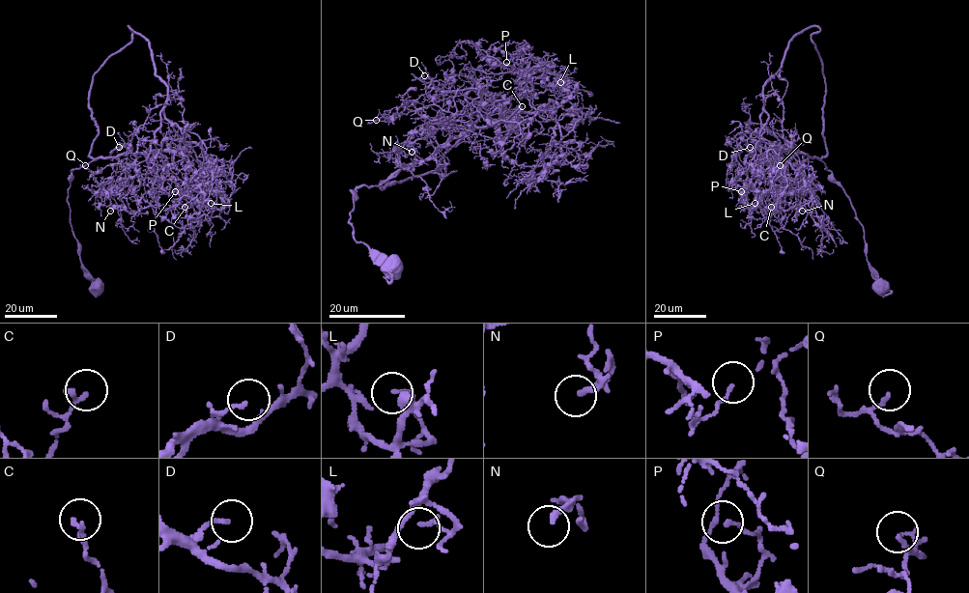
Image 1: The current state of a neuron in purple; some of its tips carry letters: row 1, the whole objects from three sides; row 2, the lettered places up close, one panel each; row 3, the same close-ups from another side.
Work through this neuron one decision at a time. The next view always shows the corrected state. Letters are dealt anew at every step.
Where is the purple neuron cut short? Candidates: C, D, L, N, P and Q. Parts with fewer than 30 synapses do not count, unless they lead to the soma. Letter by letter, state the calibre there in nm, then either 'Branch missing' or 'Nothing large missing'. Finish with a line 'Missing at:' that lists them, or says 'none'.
C: Thickness 180 nm. Nothing large missing
D: Thickness 120 nm. Nothing large missing
L: Thickness 150 nm. Nothing large missing
N: Thickness 200 nm. Nothing large missing
P: Thickness 130 nm. Nothing large missing
Q: Thickness 100 nm. Nothing large missing
Missing at: none

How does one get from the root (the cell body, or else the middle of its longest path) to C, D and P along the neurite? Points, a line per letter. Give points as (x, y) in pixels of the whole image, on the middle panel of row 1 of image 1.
C: (394, 268), (354, 239), (356, 189), (428, 160), (449, 137), (448, 121), (492, 126), (522, 106)
D: (394, 268), (354, 239), (350, 211), (356, 188), (380, 185), (438, 146), (431, 122), (444, 95), (424, 75)
P: (394, 268), (354, 239), (356, 189), (567, 95), (559, 75), (506, 62)

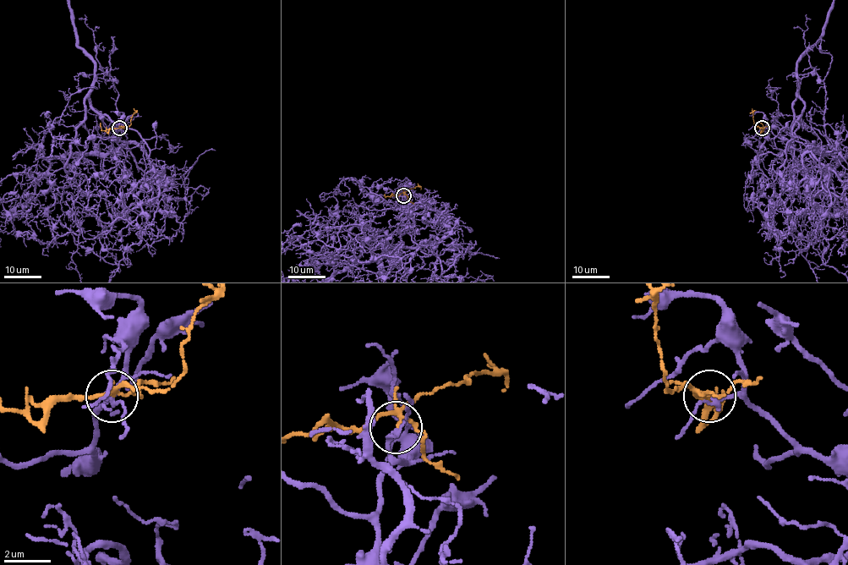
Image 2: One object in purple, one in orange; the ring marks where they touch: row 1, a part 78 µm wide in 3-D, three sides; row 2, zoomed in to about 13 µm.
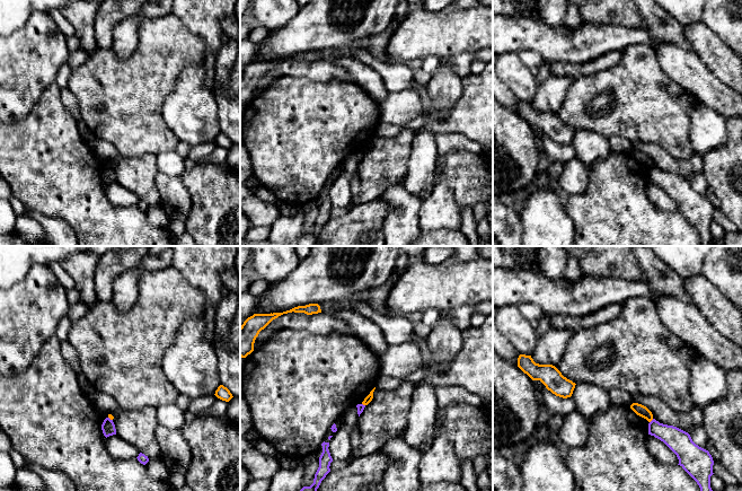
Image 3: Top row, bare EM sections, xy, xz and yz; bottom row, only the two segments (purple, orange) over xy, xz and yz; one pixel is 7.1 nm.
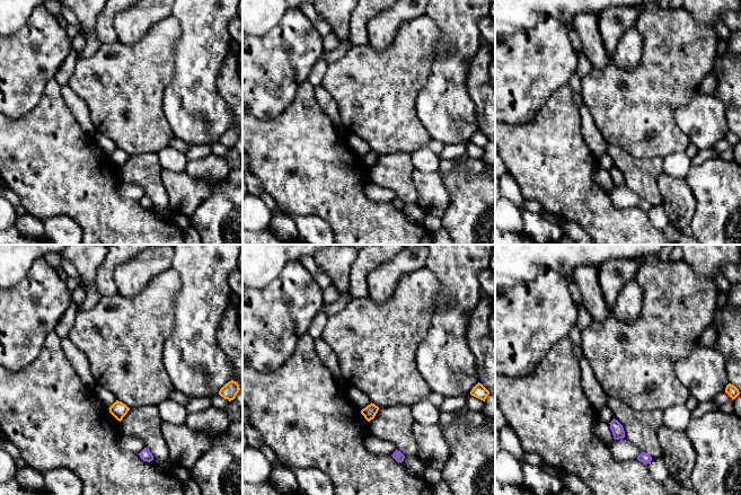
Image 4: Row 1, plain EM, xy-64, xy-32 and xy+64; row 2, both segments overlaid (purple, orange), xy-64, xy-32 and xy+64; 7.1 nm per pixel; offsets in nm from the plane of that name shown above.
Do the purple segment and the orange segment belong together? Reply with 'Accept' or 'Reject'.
Accept

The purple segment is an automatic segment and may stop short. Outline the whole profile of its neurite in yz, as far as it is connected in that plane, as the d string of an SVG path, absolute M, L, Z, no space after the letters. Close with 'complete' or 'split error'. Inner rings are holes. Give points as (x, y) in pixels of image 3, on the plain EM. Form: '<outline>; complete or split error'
M633 150L630 156L648 170L648 182L663 188L678 204L679 211L699 233L701 246L712 244L710 223L714 208L708 198L696 192L690 182L677 174L660 170L644 152Z; split error

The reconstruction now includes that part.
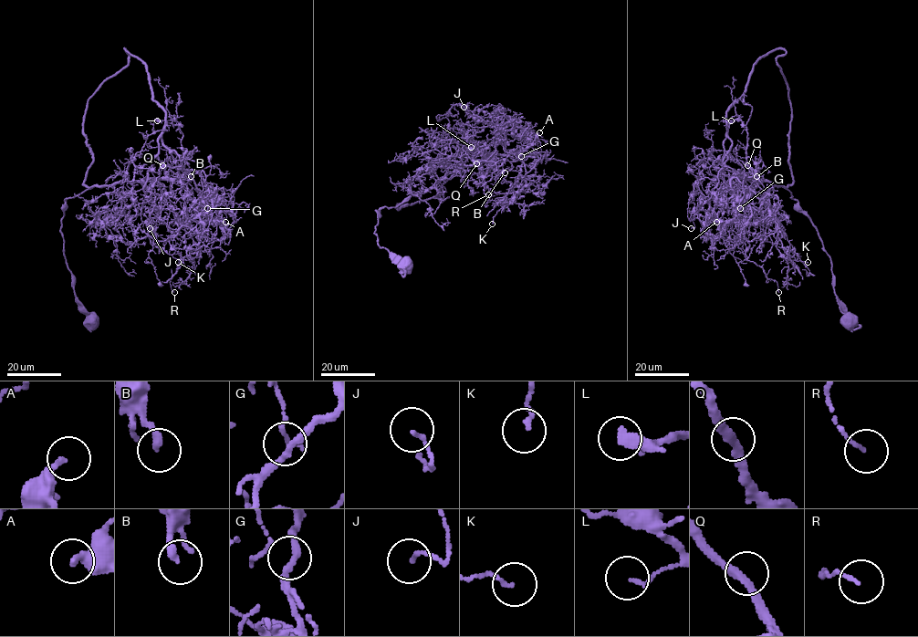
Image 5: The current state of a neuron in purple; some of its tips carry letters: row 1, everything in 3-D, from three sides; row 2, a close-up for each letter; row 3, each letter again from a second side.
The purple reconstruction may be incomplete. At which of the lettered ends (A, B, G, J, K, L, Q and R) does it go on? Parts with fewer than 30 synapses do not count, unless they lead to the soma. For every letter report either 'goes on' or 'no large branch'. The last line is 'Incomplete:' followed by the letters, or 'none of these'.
A: no large branch
B: no large branch
G: no large branch
J: no large branch
K: no large branch
L: no large branch
Q: no large branch
R: no large branch
Incomplete: none of these

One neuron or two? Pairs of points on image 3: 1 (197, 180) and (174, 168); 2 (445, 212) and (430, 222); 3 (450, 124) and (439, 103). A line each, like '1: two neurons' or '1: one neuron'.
1: two neurons
2: one neuron
3: two neurons

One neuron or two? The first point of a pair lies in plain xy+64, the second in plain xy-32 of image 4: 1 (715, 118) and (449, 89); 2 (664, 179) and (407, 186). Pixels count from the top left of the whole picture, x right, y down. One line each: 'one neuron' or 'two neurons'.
1: one neuron
2: two neurons

